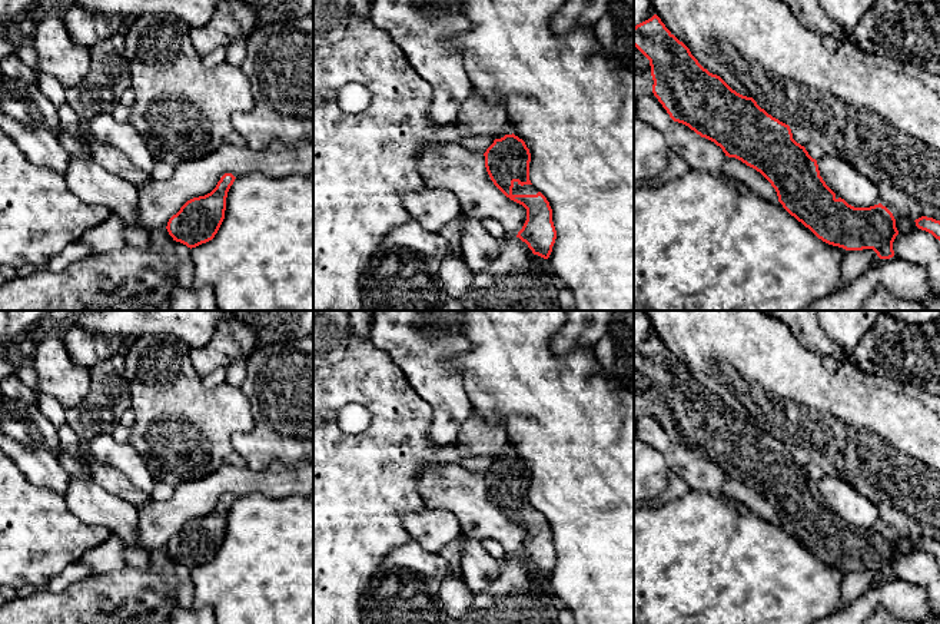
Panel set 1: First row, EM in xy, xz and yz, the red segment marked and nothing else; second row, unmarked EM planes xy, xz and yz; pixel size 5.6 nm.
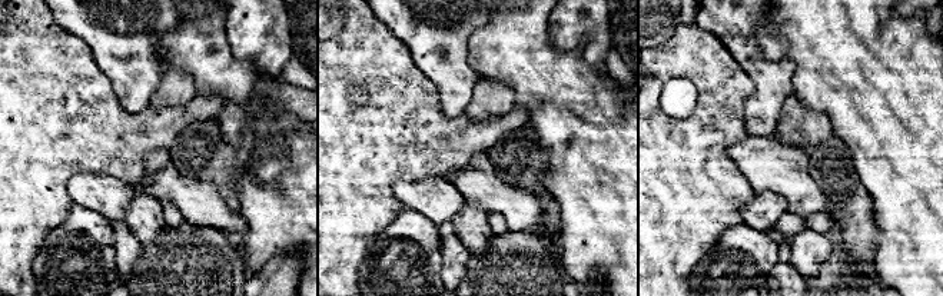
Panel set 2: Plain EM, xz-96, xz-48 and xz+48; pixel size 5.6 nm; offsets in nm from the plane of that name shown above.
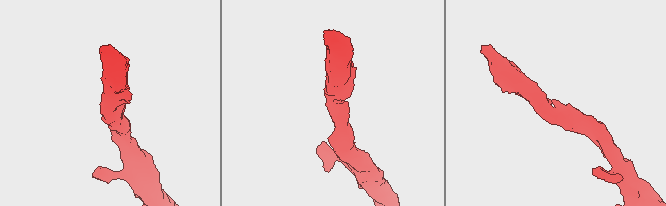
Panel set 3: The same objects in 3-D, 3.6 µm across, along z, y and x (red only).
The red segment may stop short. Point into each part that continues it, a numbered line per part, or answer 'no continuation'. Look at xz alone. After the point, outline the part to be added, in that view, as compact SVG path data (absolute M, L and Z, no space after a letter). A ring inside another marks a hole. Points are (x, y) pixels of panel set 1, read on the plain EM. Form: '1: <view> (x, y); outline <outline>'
1: xz (527, 510); outline M514 502L512 515L537 515L538 512L534 505L521 507L518 502Z

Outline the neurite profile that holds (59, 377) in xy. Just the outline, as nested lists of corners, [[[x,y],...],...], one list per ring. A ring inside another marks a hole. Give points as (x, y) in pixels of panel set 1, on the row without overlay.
[[[39,336],[31,364],[37,372],[36,391],[53,398],[66,411],[80,404],[90,389],[90,371],[76,365],[60,336]]]

